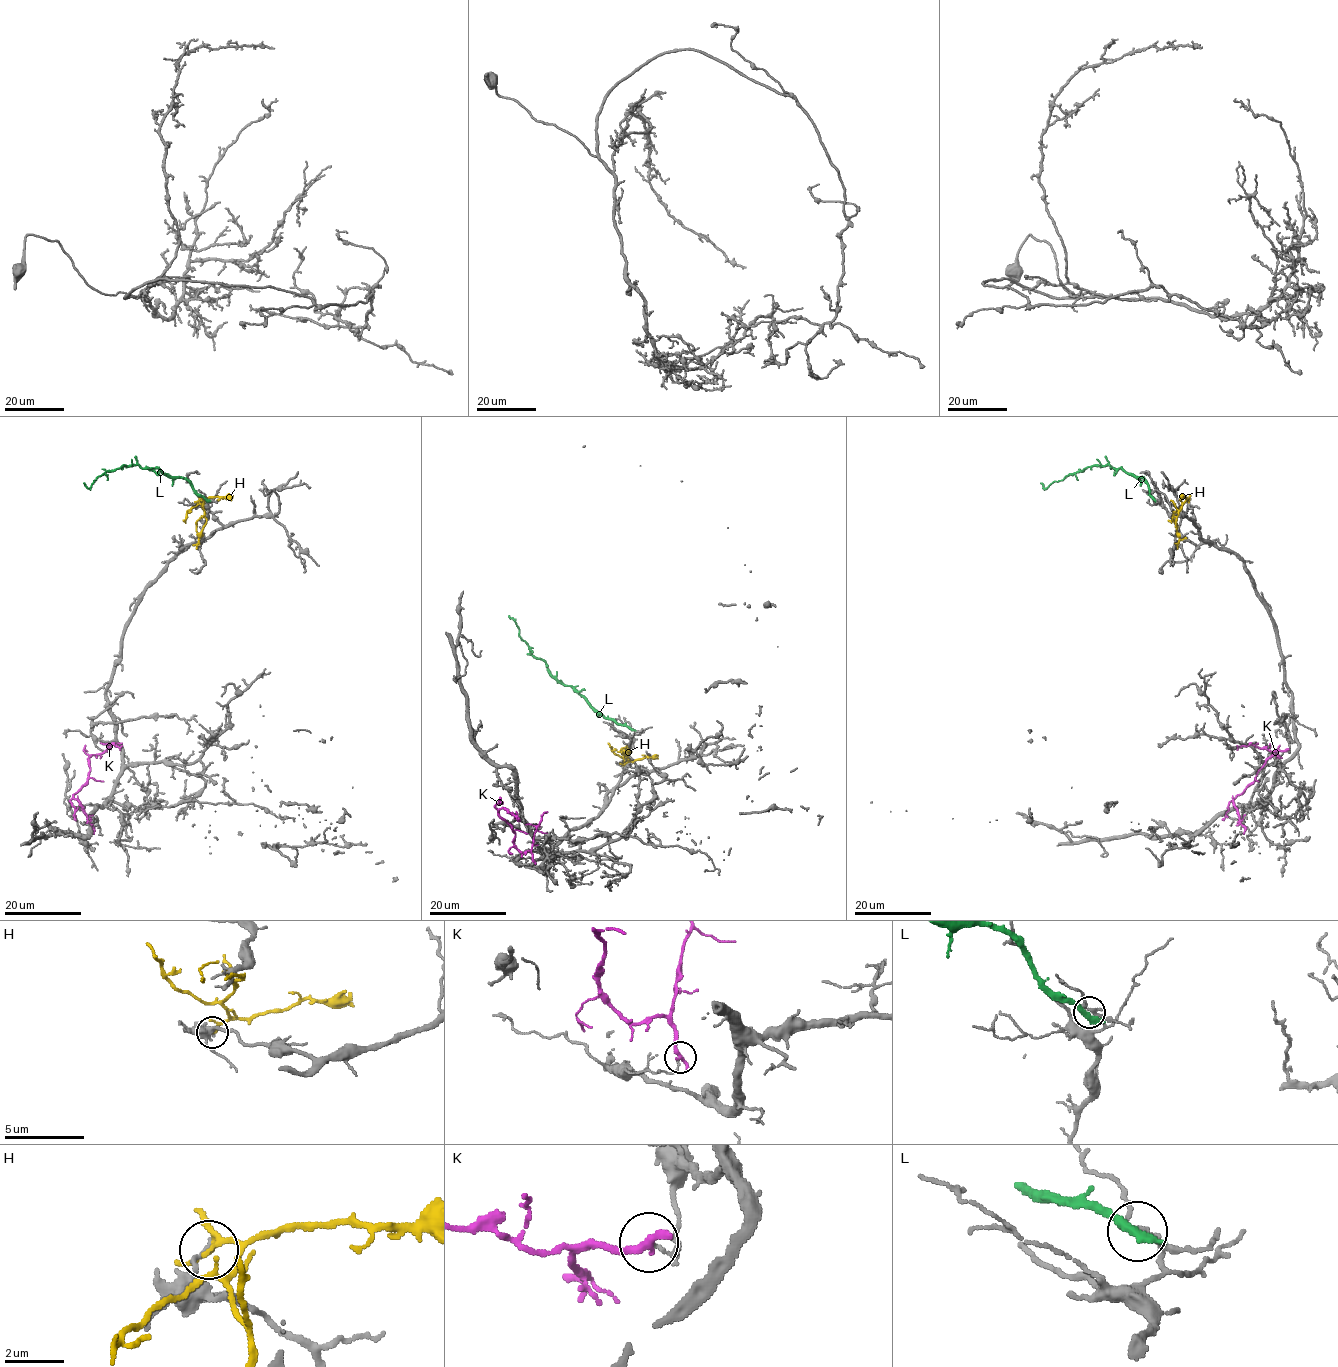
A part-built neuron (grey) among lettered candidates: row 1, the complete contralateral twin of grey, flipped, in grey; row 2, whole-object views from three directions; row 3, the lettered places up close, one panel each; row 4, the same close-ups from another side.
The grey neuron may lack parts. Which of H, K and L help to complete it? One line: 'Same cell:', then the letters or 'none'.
Same cell: none

